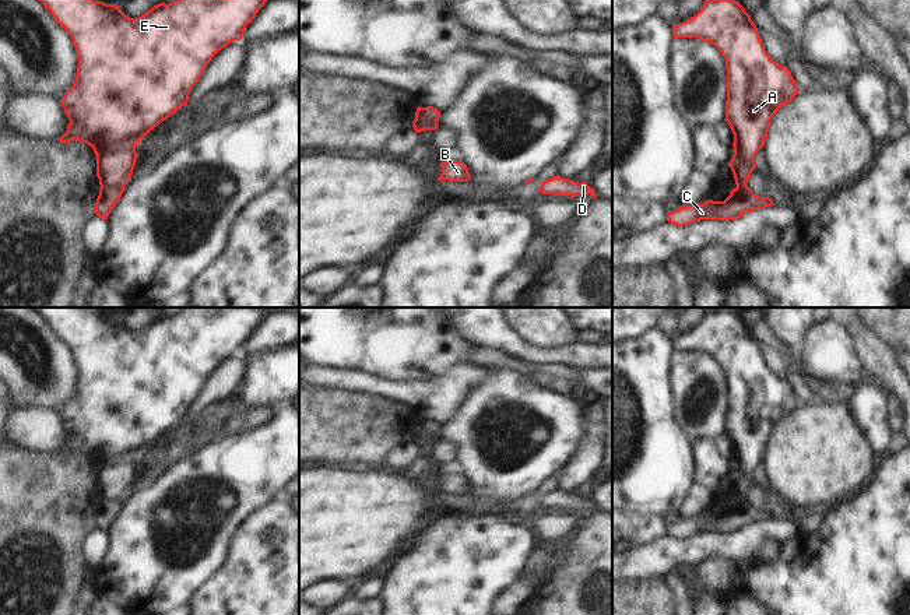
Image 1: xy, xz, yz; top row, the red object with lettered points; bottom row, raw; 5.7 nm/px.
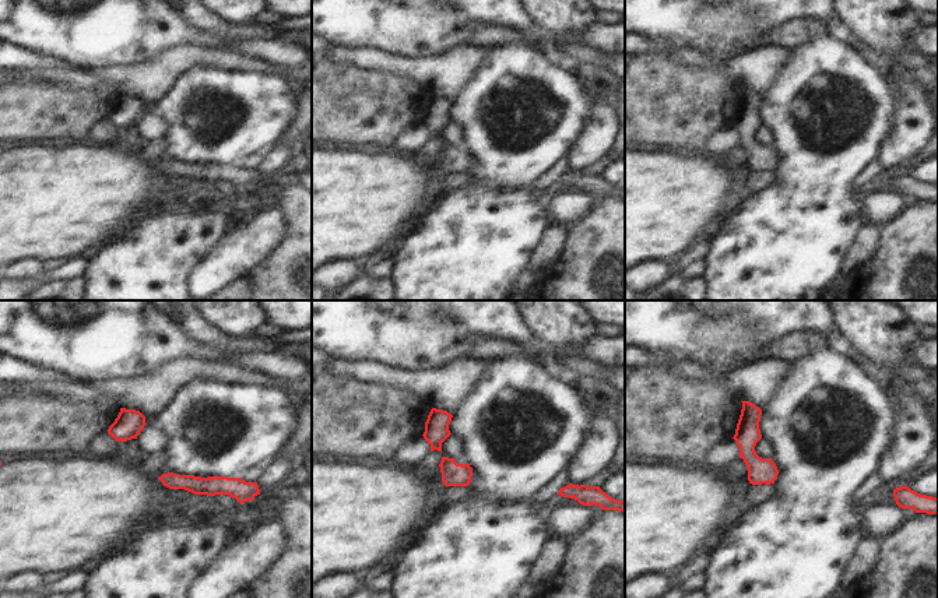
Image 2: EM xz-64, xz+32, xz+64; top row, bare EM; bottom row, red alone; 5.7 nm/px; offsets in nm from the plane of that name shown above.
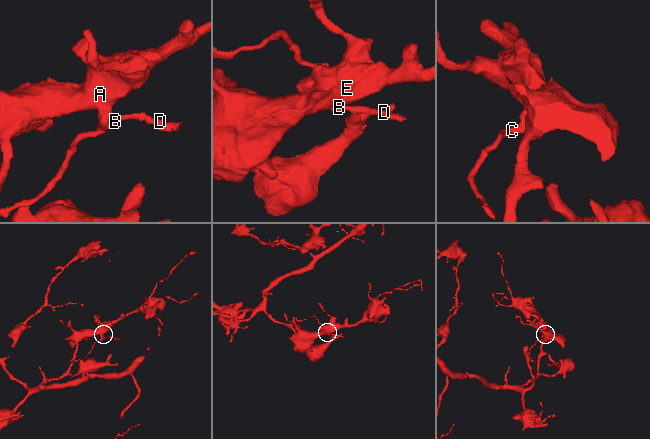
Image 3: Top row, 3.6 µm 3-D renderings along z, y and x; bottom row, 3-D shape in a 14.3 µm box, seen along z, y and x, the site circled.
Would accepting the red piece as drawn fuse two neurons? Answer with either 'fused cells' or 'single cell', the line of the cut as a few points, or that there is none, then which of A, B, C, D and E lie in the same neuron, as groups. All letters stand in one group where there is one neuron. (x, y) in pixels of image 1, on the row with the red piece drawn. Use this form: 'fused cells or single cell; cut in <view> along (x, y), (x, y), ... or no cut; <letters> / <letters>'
fused cells; cut in xz along (414, 125), (418, 129), (438, 126); A E / B C D

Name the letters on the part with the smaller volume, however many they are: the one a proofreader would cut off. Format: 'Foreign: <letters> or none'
Foreign: B, C, D.

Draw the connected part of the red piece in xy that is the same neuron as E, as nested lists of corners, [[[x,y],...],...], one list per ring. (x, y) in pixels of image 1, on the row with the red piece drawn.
[[[39,0],[52,13],[55,20],[66,29],[71,36],[74,48],[77,50],[78,67],[73,87],[64,94],[60,105],[67,112],[70,120],[67,131],[57,138],[60,143],[68,144],[73,140],[88,144],[96,155],[96,176],[101,186],[126,186],[131,180],[131,175],[138,158],[136,145],[147,136],[154,127],[172,116],[178,109],[189,102],[189,95],[193,87],[198,82],[207,64],[212,57],[225,46],[233,41],[240,41],[246,27],[253,21],[259,10],[266,4],[267,0],[175,0],[169,4],[159,3],[151,10],[144,13],[140,18],[130,18],[126,15],[119,6],[106,4],[103,1],[94,0]]]

